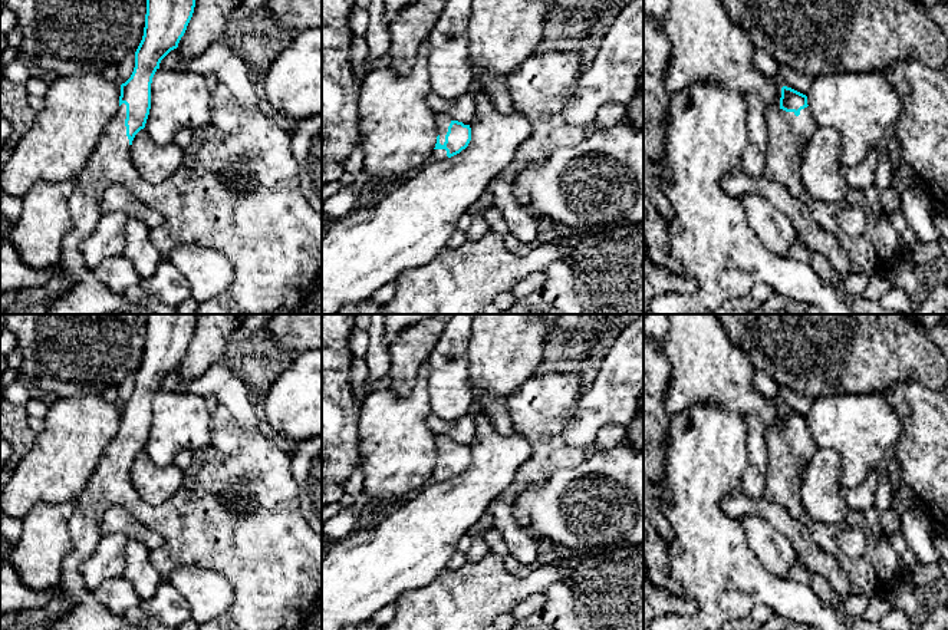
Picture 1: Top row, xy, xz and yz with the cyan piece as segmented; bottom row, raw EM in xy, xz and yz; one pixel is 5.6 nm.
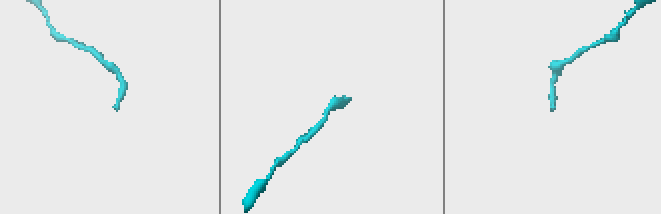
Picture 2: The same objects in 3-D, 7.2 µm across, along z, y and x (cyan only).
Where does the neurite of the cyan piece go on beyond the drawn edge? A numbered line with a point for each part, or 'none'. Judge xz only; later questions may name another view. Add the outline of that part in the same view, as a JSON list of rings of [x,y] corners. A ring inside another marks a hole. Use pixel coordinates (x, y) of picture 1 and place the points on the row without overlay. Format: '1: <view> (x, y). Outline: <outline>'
1: xz (443, 442). Outline: [[[437,436],[437,451],[438,451],[441,466],[444,466],[444,464],[445,464],[445,456],[448,453],[448,448],[450,448],[451,442],[452,441],[447,436]]]

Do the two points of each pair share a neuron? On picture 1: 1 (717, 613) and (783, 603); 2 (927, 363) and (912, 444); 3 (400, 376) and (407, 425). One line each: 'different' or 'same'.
1: same
2: different
3: different

